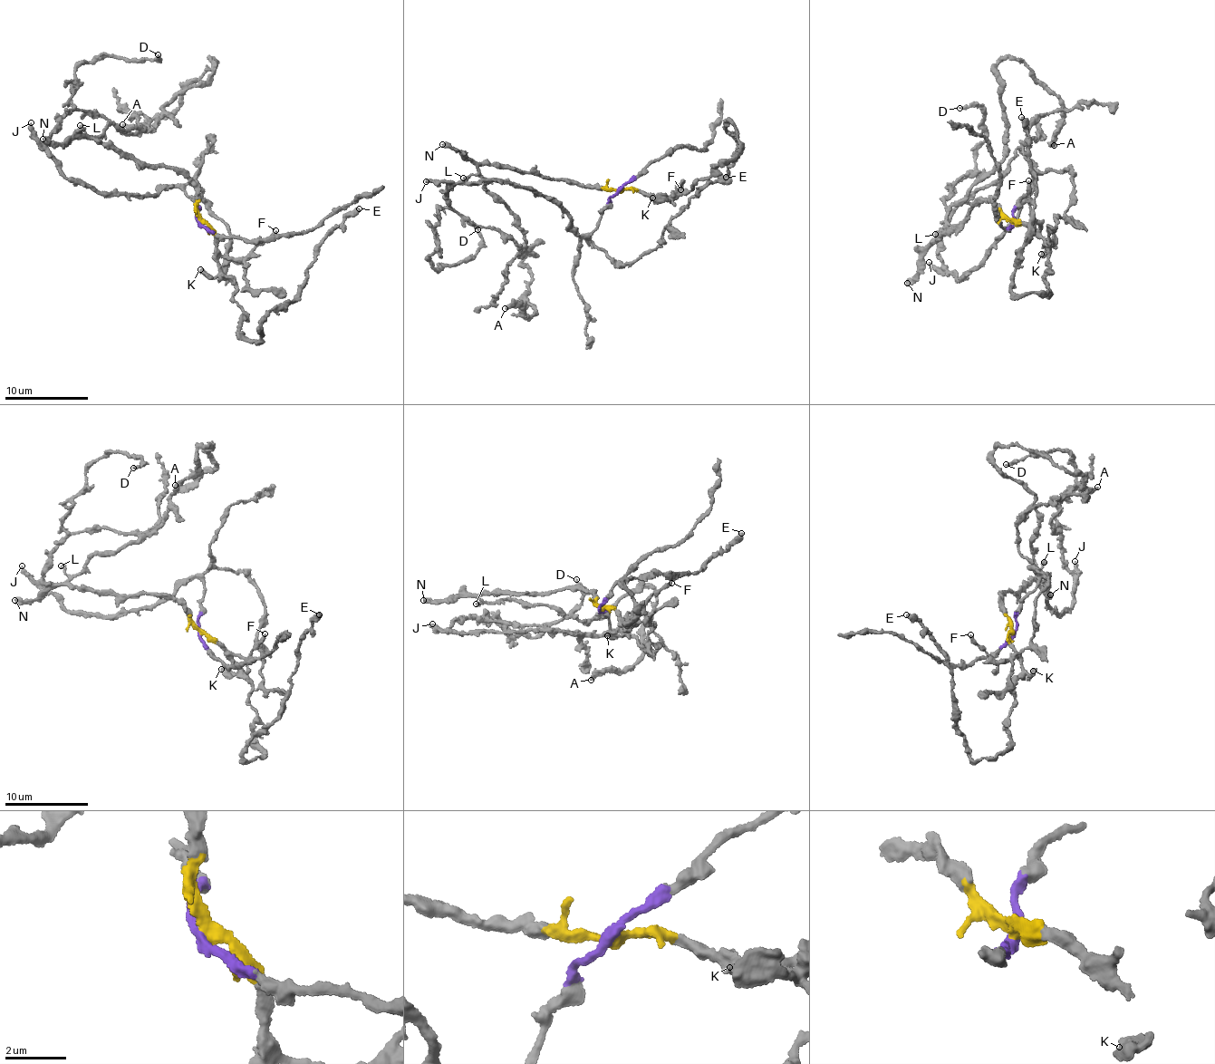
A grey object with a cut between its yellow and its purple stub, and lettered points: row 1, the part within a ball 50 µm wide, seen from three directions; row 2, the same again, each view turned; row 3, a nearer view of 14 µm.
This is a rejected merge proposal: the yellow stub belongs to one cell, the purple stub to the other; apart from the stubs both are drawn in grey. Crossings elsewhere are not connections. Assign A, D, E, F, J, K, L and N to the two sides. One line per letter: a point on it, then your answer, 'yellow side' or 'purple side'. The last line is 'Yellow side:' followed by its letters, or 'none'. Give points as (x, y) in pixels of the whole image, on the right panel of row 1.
A: (1054, 145) | yellow side
D: (959, 108) | purple side
E: (1021, 117) | yellow side
F: (1028, 180) | yellow side
J: (929, 262) | purple side
K: (1041, 254) | yellow side
L: (935, 234) | yellow side
N: (907, 283) | yellow side
Yellow side: A, E, F, K, L, N

